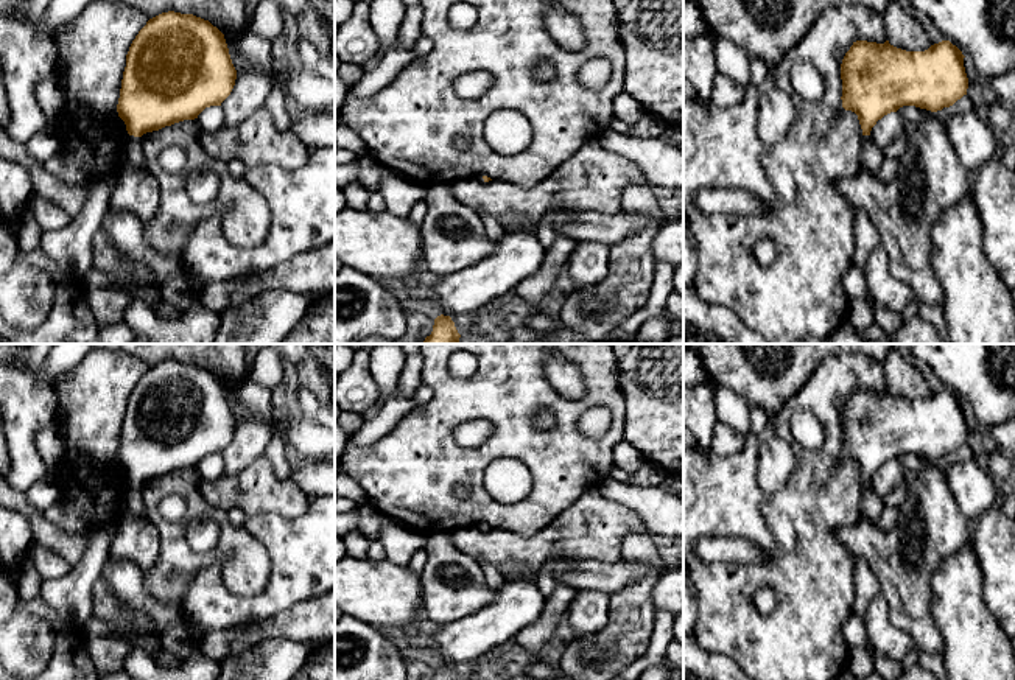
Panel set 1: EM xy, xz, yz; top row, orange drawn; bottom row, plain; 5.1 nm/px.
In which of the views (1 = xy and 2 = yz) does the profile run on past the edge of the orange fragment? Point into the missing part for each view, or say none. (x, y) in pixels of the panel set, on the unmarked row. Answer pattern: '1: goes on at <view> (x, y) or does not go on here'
1: goes on at xy (131, 501)
2: goes on at yz (872, 504)

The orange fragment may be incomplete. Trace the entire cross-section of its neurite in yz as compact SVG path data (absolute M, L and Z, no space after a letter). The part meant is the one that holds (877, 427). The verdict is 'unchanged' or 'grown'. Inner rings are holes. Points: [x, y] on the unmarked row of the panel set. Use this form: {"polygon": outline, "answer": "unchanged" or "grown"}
{"polygon": "M856 389L841 412L842 456L858 464L862 478L862 517L876 521L884 504L872 490L870 479L884 464L903 454L915 454L931 461L953 454L967 443L968 426L962 400L950 389L931 394L925 400L906 400L886 389L884 392Z", "answer": "grown"}

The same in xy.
{"polygon": "M174 359L162 361L146 370L126 403L118 465L129 482L121 496L125 518L146 520L142 484L184 468L195 468L210 454L221 454L237 428L224 383L209 369Z", "answer": "grown"}

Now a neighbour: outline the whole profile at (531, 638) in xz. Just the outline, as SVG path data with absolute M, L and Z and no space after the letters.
M557 582L553 596L545 601L540 618L515 635L515 641L537 660L539 650L554 640L557 626L564 622L567 608L578 591L565 582Z

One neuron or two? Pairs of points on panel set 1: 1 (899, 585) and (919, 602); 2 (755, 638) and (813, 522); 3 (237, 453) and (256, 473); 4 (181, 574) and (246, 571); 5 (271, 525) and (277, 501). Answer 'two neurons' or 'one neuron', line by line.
1: one neuron
2: one neuron
3: two neurons
4: one neuron
5: two neurons

